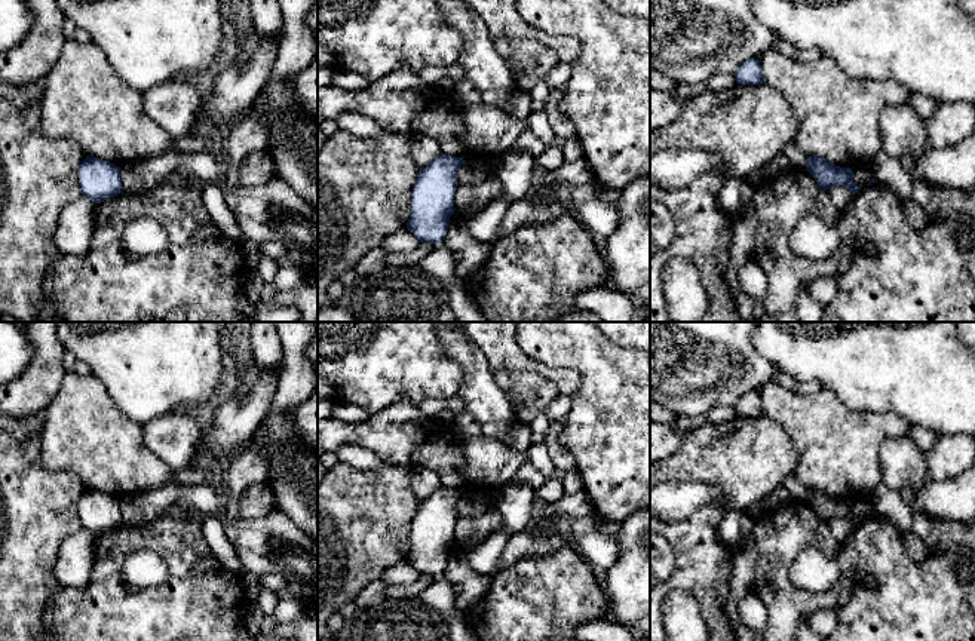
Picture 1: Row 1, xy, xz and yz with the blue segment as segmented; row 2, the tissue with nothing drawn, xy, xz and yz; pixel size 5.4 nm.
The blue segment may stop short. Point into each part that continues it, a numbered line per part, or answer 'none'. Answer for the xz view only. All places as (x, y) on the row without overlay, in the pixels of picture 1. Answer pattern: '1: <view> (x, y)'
1: xz (438, 595)

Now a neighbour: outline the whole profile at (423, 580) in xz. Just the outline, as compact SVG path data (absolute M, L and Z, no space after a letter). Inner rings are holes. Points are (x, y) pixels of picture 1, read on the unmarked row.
M420 574L417 580L411 585L390 585L384 591L386 598L408 598L408 596L420 596L420 594L432 583L432 577L429 574Z

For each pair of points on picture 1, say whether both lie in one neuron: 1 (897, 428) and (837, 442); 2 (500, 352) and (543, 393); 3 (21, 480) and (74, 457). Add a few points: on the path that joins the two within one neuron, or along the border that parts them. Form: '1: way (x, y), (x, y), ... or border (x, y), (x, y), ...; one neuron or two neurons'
1: way (882, 428), (865, 431), (852, 439); one neuron
2: border (493, 373), (500, 370), (536, 371), (552, 383); two neurons
3: border (39, 438), (39, 460), (80, 480); two neurons

